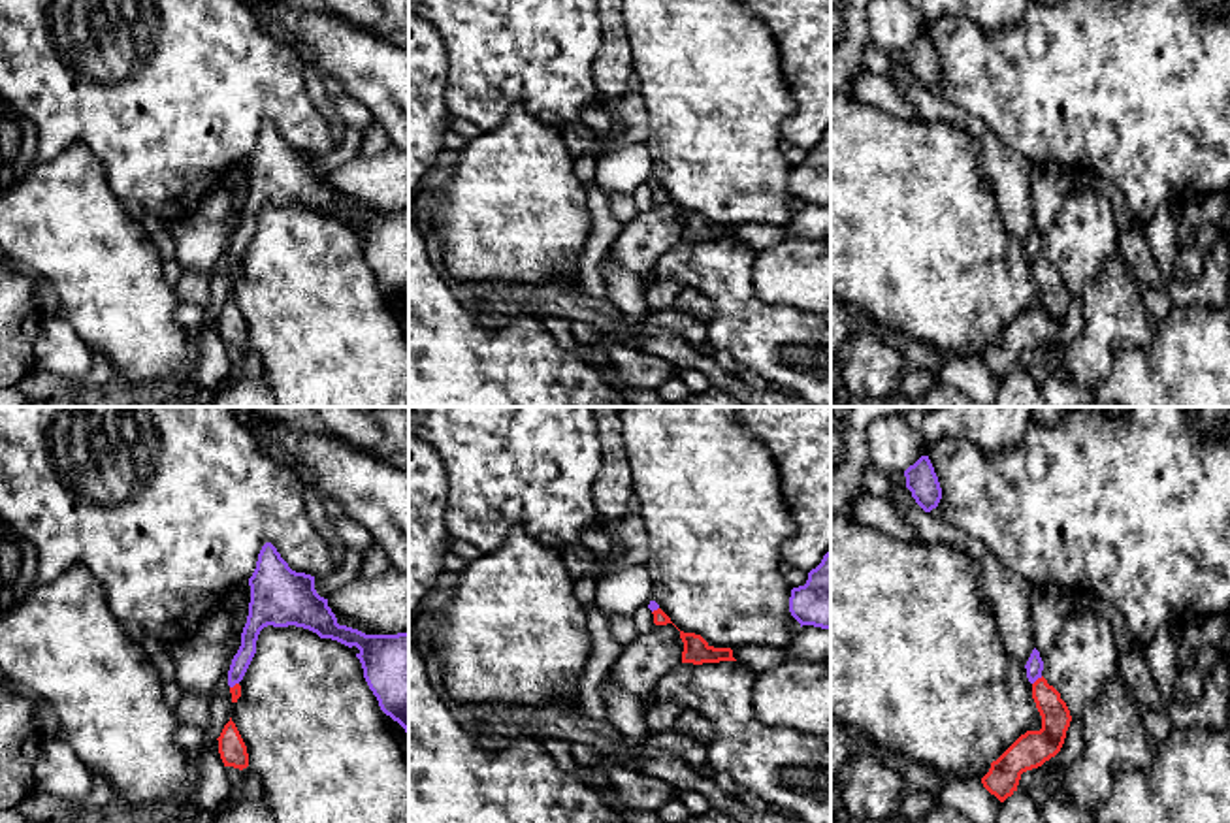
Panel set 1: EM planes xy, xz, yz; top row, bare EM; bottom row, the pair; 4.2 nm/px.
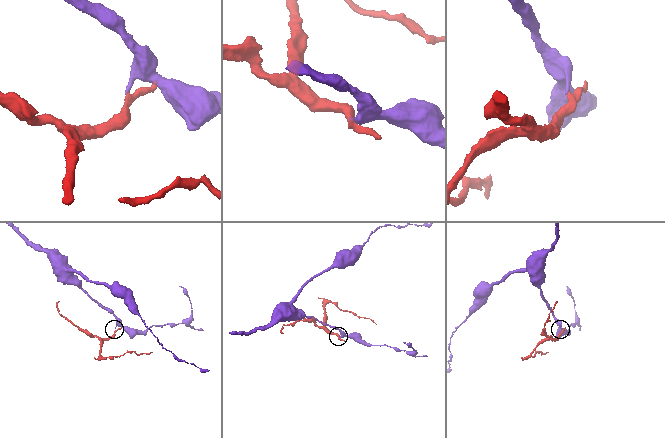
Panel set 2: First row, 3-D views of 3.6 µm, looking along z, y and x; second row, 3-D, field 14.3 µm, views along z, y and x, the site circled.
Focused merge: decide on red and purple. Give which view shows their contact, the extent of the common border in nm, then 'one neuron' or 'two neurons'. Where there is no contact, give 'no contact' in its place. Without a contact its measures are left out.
yz | 60 nm | two neurons

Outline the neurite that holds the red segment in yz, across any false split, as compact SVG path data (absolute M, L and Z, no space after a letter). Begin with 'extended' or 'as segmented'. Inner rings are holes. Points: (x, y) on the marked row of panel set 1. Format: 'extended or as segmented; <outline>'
as segmented; M1044 676L1032 684L1032 699L1042 729L1021 734L981 778L983 787L1000 802L1017 791L1023 772L1042 767L1060 751L1072 721L1060 693Z

